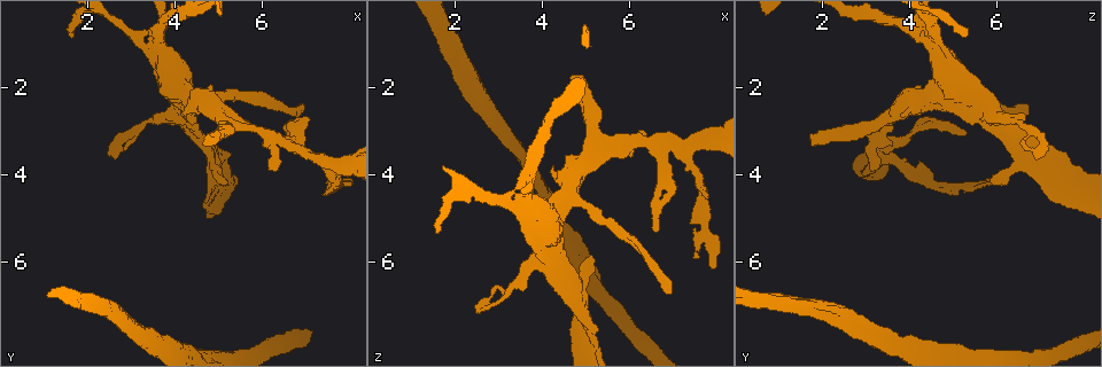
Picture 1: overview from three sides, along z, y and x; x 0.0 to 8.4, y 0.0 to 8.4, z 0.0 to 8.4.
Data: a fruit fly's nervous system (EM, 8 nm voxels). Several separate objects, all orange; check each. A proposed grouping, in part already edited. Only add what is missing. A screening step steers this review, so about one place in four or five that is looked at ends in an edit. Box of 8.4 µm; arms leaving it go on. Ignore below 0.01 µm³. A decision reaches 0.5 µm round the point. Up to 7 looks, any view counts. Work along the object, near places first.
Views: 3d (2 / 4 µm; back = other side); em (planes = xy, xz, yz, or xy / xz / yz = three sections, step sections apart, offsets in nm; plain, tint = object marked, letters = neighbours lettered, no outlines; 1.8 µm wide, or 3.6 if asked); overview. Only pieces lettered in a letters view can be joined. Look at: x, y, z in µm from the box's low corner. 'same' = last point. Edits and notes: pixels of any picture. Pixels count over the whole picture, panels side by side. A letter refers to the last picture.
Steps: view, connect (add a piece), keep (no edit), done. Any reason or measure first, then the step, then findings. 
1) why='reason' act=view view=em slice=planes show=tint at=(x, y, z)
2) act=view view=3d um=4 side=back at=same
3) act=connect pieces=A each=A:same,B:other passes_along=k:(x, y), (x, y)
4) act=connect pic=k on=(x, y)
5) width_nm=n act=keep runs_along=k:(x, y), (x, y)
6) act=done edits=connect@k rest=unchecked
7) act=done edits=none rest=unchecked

why='four or more arms meet' act=view view=em slice=planes show=letters at=(6.95, 3.40, 3.40)

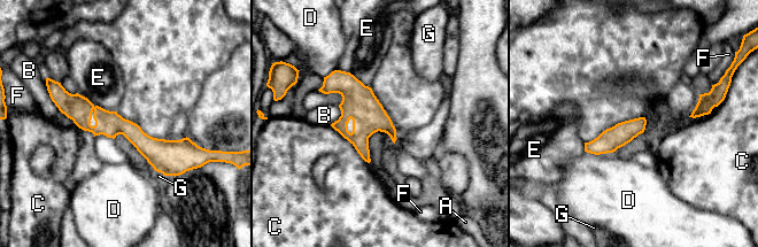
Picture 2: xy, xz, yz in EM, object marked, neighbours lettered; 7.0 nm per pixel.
longest_contact=B:440nm act=keep each=A:other,B:other,C:other,D:other,E:other,F:other,G:other runs_along=2:(59, 99), (148, 147), (187, 147) found='none of them fits'

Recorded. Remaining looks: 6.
why='thin end' act=view view=em slice=xy step=4 show=tint at=(2.85, 3.45, 6.75)

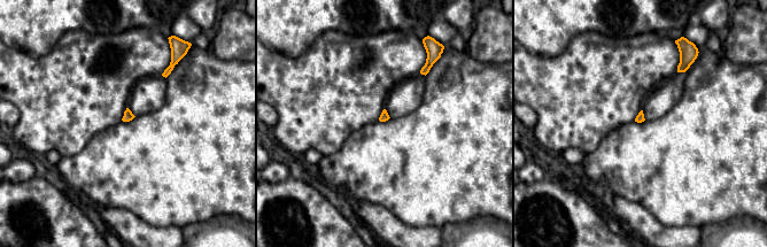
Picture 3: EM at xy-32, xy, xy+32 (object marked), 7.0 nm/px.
why='another direction' act=view view=em slice=planes show=letters at=same

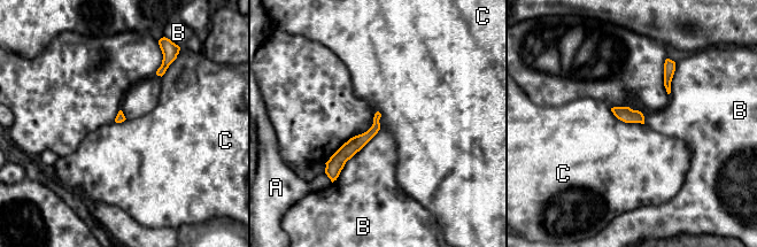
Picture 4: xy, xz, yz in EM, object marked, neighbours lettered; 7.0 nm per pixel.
longest_contact=B:500nm act=keep each=A:other,B:other,C:other border=4:(610, 109), (625, 122), (643, 124) found='none of them fits'

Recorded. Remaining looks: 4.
why='an open end' act=view view=em slice=xz step=8 show=tint at=(6.90, 2.45, 6.65)

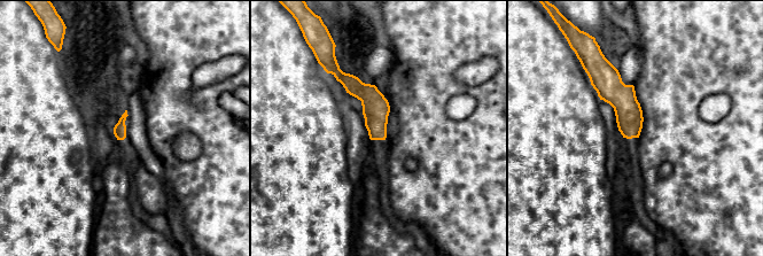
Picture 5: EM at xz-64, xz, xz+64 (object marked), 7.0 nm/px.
act=view view=em slice=planes show=tint at=same

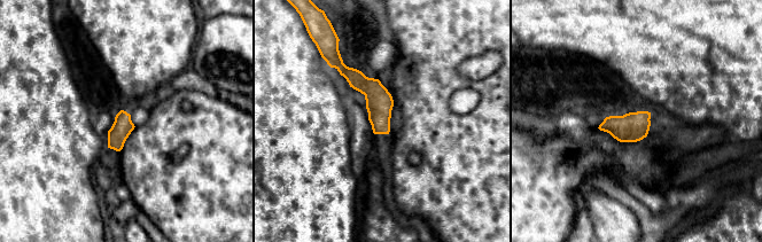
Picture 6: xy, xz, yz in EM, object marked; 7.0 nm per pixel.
why='what lies round it' act=view view=em slice=planes show=letters at=same

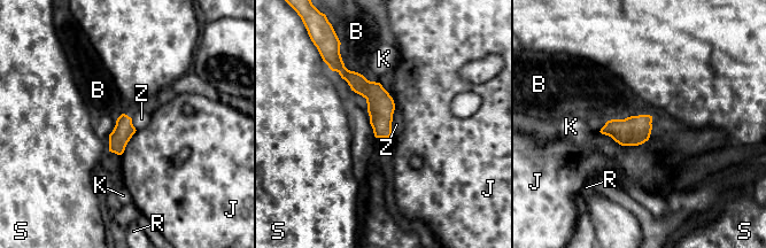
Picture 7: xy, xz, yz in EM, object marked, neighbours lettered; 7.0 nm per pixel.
act=keep each=B:other,J:other,K:other,R:other,S:other,Z:other border=7:(395, 108), (389, 137) found='none of them fits'

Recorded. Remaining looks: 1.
act=done edits=none rest=unchecked

